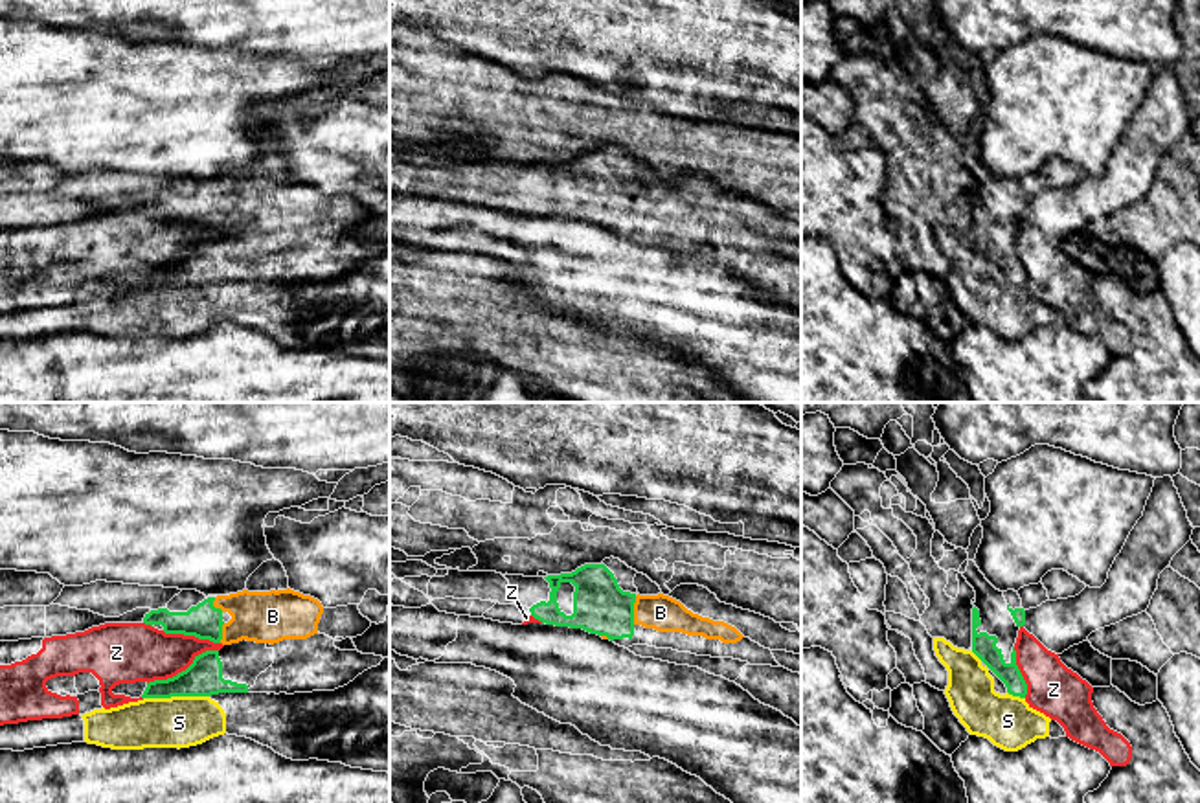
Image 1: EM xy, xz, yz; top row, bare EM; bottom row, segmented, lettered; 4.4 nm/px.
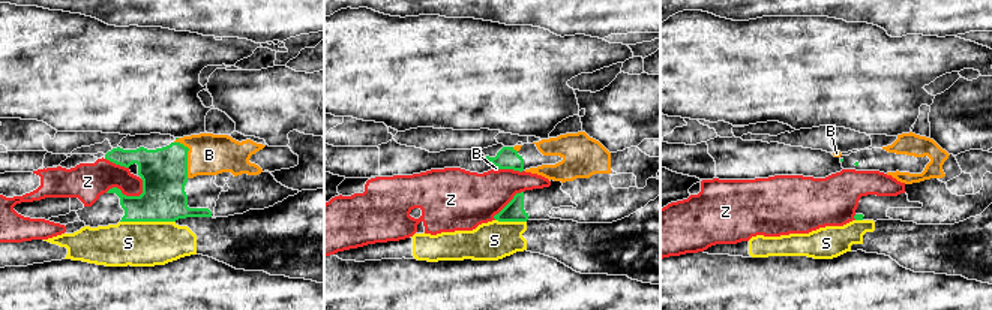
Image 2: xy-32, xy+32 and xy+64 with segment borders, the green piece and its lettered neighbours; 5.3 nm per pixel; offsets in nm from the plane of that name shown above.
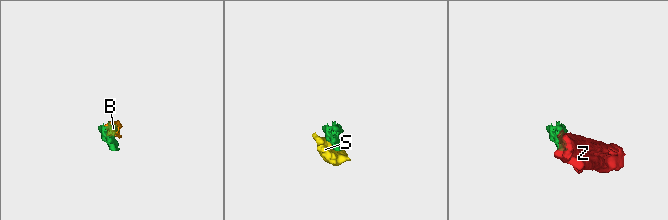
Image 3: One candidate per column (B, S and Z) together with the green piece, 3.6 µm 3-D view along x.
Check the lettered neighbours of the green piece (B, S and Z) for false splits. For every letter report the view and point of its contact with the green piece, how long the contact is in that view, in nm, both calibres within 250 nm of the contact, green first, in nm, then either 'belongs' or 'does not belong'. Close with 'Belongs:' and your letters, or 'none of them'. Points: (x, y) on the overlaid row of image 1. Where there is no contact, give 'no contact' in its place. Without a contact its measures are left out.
B: xz (633, 610) | 130 nm | 240/160 nm | belongs
S: xy (175, 695) | 280 nm | 160/220 nm | does not belong
Z: xy (182, 671) | 340 nm | 160/260 nm | does not belong
Belongs: B

